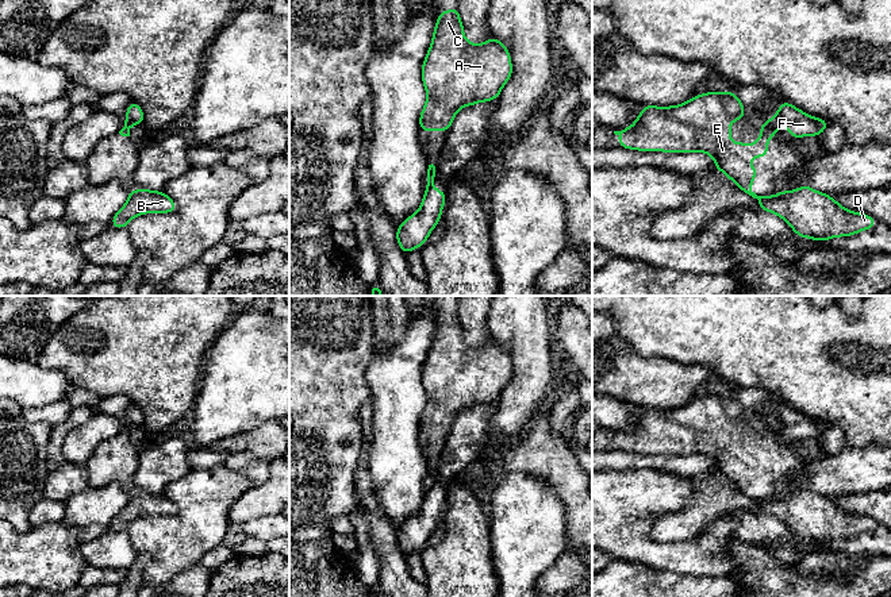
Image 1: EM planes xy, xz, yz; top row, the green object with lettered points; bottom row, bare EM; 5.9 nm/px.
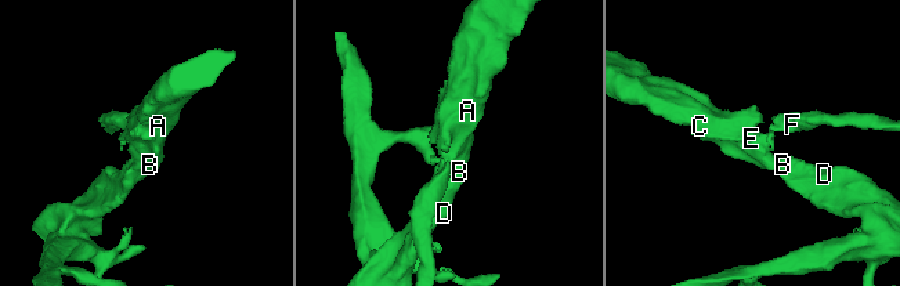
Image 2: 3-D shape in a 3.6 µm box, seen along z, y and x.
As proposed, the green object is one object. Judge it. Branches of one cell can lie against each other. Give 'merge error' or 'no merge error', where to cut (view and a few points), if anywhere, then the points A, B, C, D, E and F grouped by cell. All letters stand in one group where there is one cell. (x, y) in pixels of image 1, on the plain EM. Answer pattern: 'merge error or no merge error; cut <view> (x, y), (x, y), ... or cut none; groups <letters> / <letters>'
merge error; cut yz (768, 424), (776, 428); groups A B C D E / F

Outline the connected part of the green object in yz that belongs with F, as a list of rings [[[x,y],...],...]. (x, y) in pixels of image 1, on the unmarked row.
[[[781,404],[777,417],[769,421],[775,428],[787,428],[790,431],[790,440],[802,440],[807,438],[819,439],[823,432],[832,427],[821,420],[811,420],[803,413],[798,412],[788,404]]]

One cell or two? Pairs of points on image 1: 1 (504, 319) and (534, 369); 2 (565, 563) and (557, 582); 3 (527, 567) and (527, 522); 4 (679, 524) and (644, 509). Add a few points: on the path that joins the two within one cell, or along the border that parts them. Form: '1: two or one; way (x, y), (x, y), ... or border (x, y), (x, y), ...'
1: one; way (517, 331), (527, 342), (530, 357)
2: one; way (565, 567), (565, 573), (560, 578)
3: one; way (526, 557), (526, 532)
4: two; border (688, 503), (653, 520), (651, 538), (655, 542)

